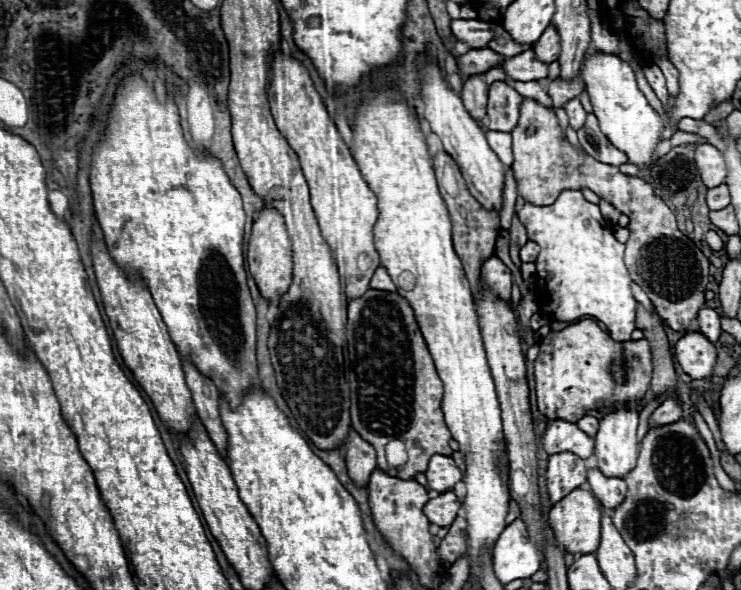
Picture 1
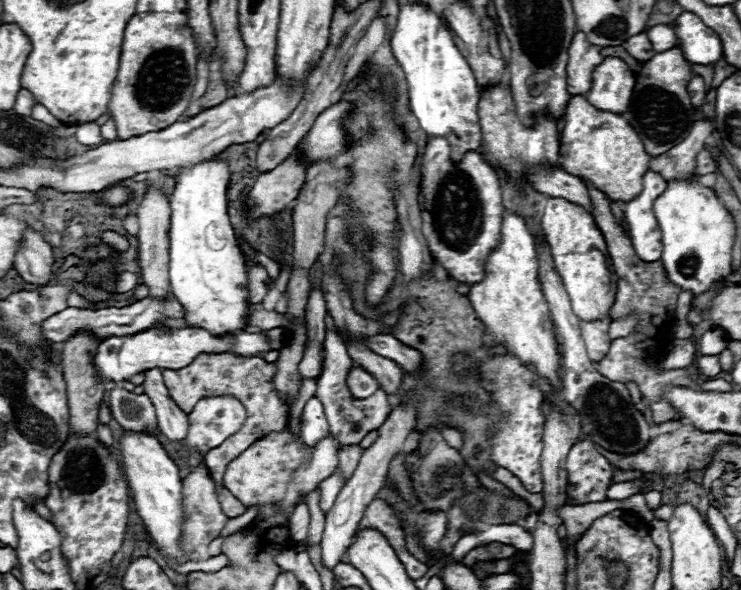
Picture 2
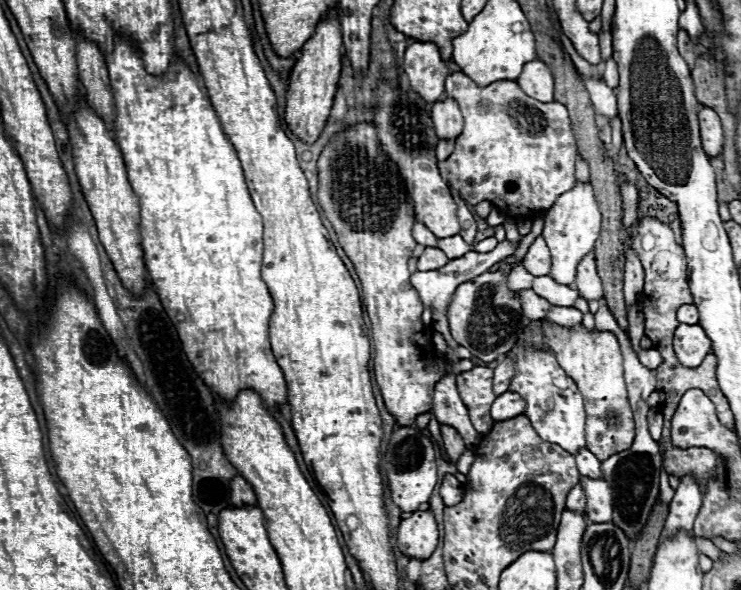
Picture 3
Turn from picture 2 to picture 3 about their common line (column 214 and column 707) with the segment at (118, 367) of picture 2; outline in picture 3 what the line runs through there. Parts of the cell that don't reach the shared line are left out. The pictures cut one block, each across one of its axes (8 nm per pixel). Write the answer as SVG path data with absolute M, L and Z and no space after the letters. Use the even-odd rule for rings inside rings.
M680 324L674 334L674 352L682 366L696 368L702 364L704 356L712 352L710 338L698 324Z

